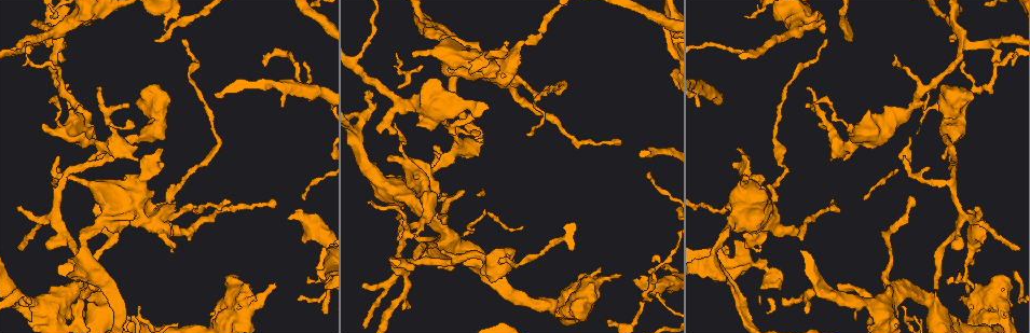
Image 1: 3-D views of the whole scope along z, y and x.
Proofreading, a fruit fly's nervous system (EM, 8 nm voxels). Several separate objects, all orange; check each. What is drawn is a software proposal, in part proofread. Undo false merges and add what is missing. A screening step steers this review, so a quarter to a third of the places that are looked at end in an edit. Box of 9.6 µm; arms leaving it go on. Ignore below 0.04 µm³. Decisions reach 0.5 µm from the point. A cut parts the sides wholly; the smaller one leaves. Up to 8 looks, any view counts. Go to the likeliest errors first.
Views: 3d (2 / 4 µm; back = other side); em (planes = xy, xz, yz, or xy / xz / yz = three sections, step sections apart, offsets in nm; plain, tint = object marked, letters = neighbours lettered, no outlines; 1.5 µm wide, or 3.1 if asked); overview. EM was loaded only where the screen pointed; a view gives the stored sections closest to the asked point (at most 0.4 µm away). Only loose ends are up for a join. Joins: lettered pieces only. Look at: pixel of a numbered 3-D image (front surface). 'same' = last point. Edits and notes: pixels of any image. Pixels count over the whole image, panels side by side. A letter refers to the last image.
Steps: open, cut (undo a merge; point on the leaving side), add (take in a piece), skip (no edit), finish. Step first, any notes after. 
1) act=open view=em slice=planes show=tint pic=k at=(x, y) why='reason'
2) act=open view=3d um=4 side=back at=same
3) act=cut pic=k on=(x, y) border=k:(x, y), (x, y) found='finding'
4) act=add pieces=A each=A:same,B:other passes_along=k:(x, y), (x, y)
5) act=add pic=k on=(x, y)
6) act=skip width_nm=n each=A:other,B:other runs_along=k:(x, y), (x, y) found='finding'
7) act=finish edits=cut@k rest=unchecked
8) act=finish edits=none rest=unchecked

act=open view=em slice=planes show=letters pic=1 at=(289, 217) why='free end'

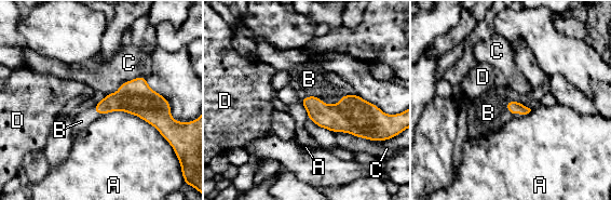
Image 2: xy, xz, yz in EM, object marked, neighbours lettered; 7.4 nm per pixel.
act=add pieces=B each=A:other,B:same,C:other,D:other passes_along=2:(514, 107), (510, 111), (488, 112) found='it goes on there'

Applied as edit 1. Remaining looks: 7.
act=open view=em slice=planes show=letters pic=1 at=(380, 133) why='branch stops here'

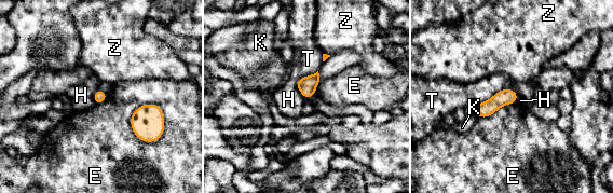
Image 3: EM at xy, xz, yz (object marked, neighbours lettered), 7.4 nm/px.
act=skip each=E:other,H:other,K:other,T:other,Z:other border=3:(297, 80), (297, 88), (305, 99) found='no lettered piece goes on from it'

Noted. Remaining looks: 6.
act=open view=em slice=planes show=letters pic=1 at=(447, 195) why='an open end'

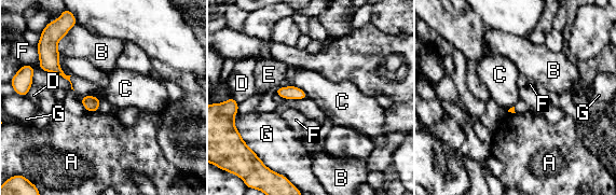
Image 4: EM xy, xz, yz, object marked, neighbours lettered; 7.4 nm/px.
act=skip each=A:other,B:other,C:other,D:other,E:other,F:other,G:other border=4:(292, 84), (300, 87), (309, 97) found='no lettered piece goes on from it'

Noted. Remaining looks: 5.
act=finish edits=add@2 rest=unchecked

